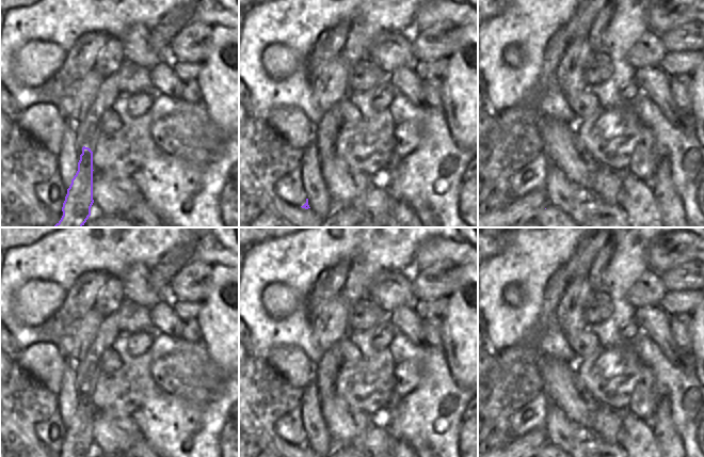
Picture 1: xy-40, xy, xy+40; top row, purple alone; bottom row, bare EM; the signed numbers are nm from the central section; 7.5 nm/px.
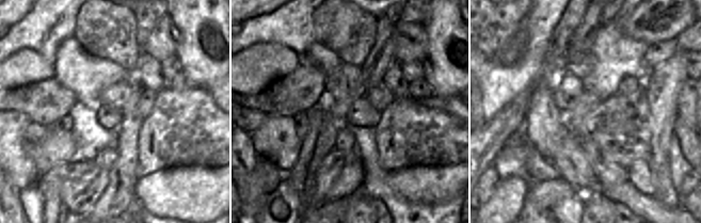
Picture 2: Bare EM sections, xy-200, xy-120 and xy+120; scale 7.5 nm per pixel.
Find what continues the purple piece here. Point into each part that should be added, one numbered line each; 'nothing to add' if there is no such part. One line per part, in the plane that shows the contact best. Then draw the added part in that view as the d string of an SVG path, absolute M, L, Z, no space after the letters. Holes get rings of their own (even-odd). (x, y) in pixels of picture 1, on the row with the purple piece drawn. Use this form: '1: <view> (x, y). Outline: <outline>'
1: xy-40 (109, 90). Outline: M113 74L102 81L91 109L78 128L76 147L79 157L83 146L90 148L93 145L95 137L99 132L103 113L113 107L119 93L117 74Z

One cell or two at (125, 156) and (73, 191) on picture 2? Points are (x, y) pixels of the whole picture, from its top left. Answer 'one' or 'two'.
two

